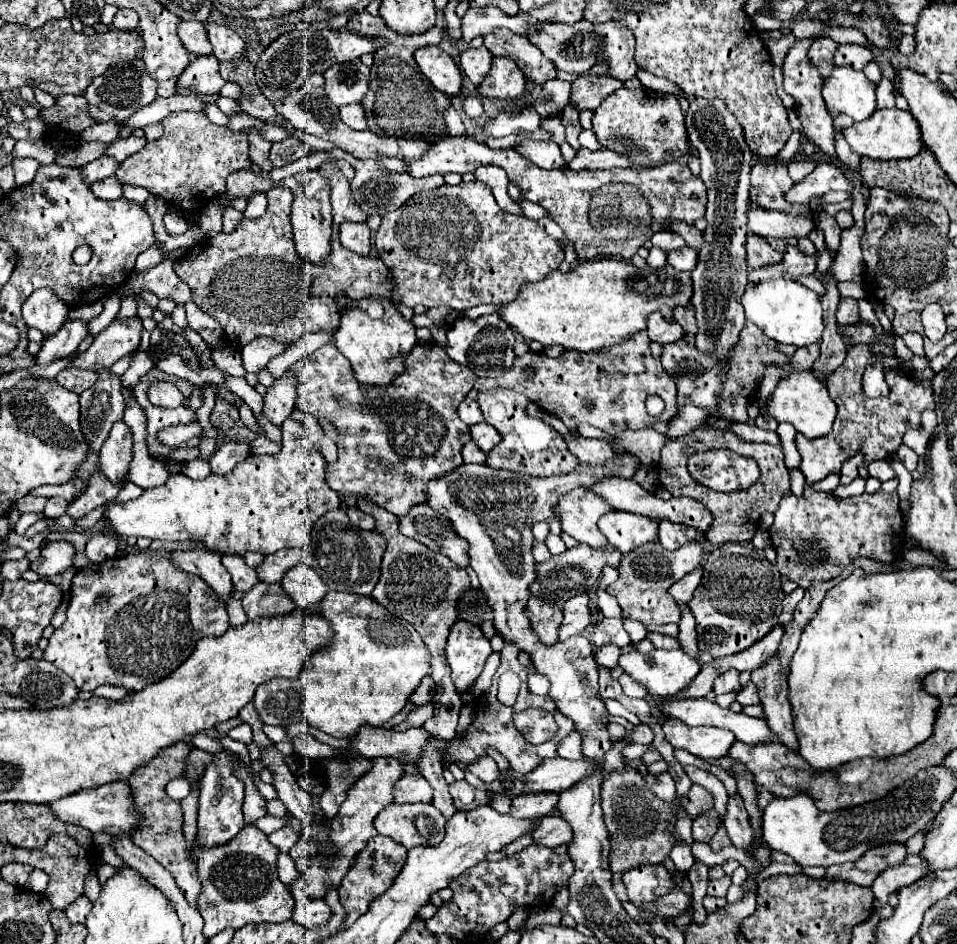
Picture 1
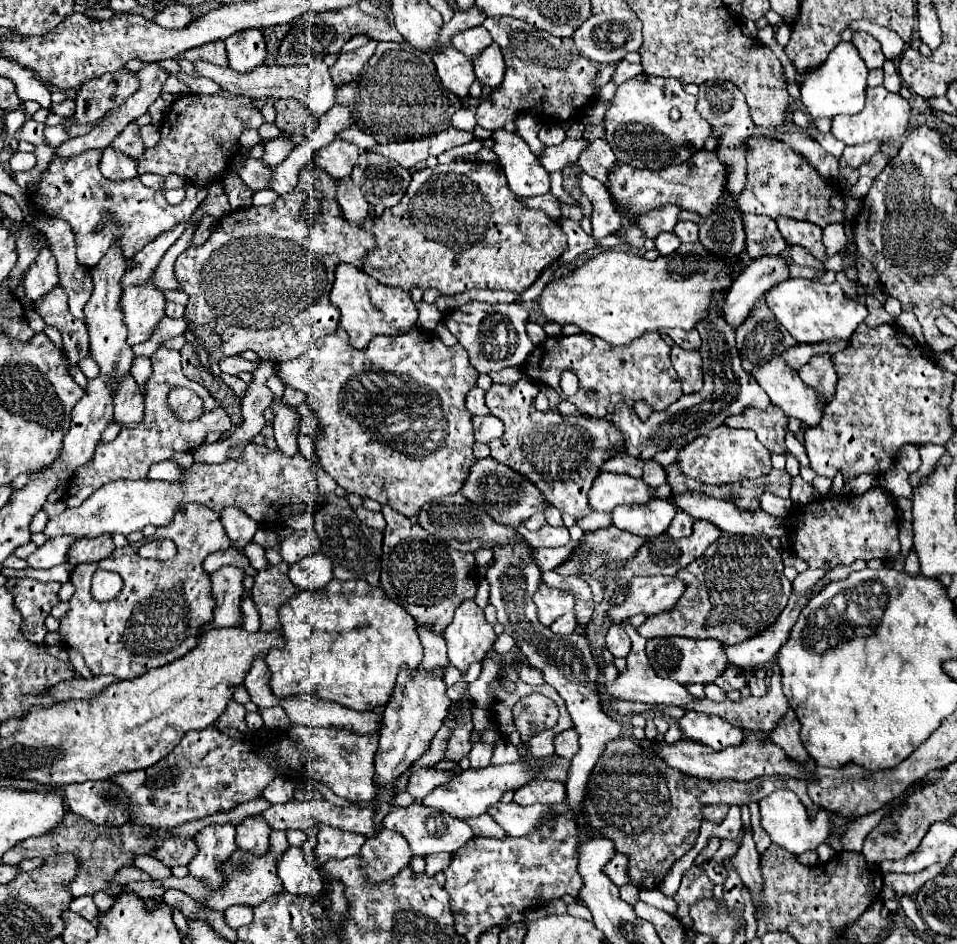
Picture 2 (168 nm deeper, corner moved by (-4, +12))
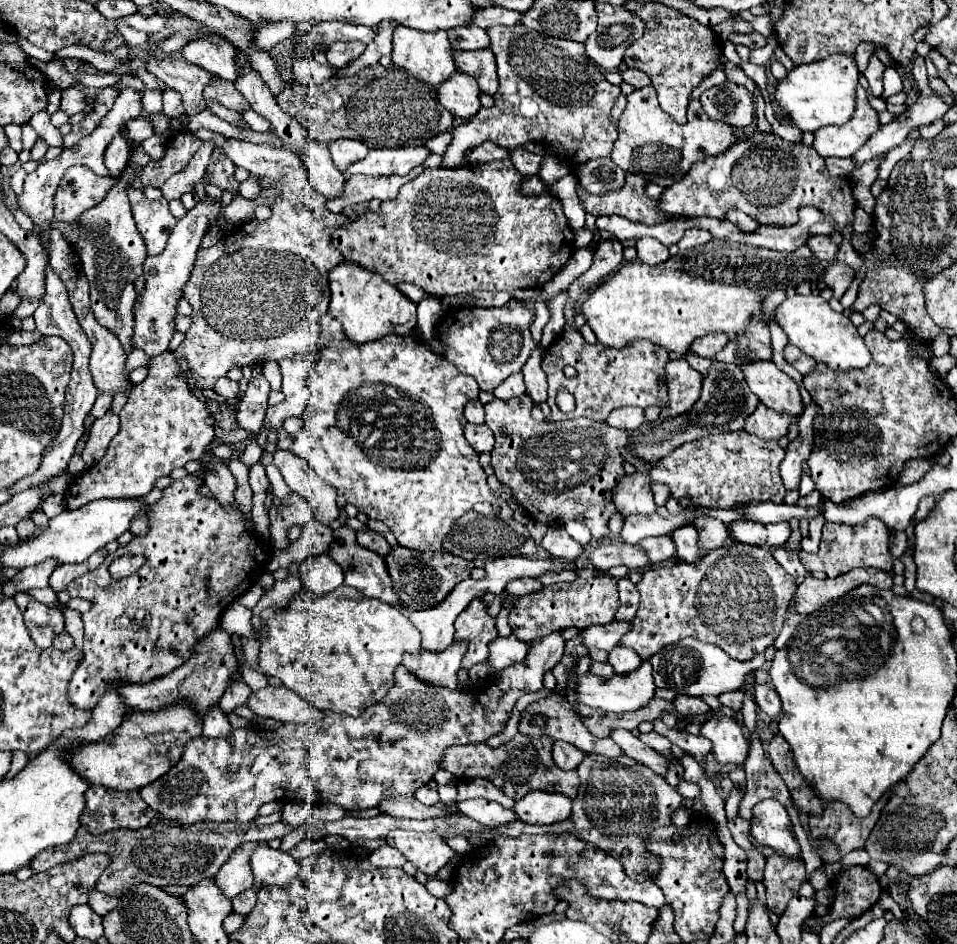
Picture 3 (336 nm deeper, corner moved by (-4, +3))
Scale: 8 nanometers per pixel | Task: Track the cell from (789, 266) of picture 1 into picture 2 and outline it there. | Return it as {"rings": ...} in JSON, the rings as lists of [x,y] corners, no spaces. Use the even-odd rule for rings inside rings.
{"rings":[[[779,255],[761,257],[761,259],[751,261],[745,267],[745,271],[739,277],[735,277],[733,287],[725,295],[725,301],[721,307],[725,321],[733,327],[739,327],[747,319],[759,295],[763,295],[773,285],[787,279],[787,267],[789,263],[781,259]]]}

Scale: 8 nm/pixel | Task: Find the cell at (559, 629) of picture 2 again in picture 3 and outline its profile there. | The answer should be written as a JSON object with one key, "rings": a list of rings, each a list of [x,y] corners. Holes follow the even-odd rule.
{"rings":[[[559,630],[535,640],[527,650],[525,662],[511,666],[505,674],[501,674],[501,678],[497,678],[497,682],[485,686],[483,704],[473,690],[433,690],[431,686],[417,682],[405,666],[399,666],[395,670],[395,686],[389,694],[375,706],[369,706],[369,710],[365,710],[359,718],[325,712],[325,722],[317,722],[317,726],[283,724],[275,730],[245,728],[233,730],[231,736],[224,738],[201,735],[189,740],[181,760],[167,772],[167,778],[161,776],[159,780],[143,786],[139,790],[141,798],[159,814],[159,818],[173,824],[197,824],[251,822],[261,804],[271,800],[303,800],[311,804],[319,798],[319,802],[333,802],[345,810],[365,810],[375,808],[393,796],[413,796],[419,786],[431,782],[435,772],[441,770],[441,760],[447,748],[467,742],[485,742],[489,736],[497,734],[505,726],[517,698],[527,692],[539,692],[543,688],[545,672],[563,658],[563,652],[565,638]]]}

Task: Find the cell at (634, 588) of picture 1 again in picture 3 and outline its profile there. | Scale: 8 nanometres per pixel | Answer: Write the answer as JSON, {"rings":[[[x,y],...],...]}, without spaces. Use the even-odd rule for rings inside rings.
{"rings":[[[697,518],[693,522],[693,526],[697,528],[699,532],[699,548],[701,548],[701,556],[705,552],[711,552],[715,548],[721,548],[727,540],[729,540],[729,530],[727,530],[727,524],[723,524],[721,520],[715,520],[715,518]]]}

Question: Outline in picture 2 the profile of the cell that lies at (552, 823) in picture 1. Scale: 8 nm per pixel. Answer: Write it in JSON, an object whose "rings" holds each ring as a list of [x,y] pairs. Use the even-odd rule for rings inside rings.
{"rings":[[[499,801],[497,805],[491,805],[487,809],[487,813],[511,837],[523,837],[523,835],[539,829],[543,819],[553,817],[549,813],[549,807],[547,805],[523,807],[523,805],[517,805],[515,801],[511,801],[511,803],[501,803]]]}

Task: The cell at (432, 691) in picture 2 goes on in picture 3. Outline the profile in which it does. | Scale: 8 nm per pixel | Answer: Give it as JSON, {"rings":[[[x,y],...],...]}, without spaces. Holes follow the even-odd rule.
{"rings":[[[455,642],[453,646],[449,646],[449,650],[445,650],[445,654],[427,654],[425,650],[419,656],[405,654],[403,666],[407,666],[411,674],[415,674],[419,680],[423,680],[429,686],[455,690],[457,670],[461,668],[463,654],[465,654],[465,644]]]}

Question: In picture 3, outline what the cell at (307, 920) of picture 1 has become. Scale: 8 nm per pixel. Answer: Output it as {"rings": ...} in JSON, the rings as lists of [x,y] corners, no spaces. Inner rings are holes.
{"rings":[[[261,844],[253,856],[251,856],[251,868],[253,868],[253,876],[255,876],[255,886],[263,888],[263,886],[291,886],[293,880],[299,876],[299,862],[289,856],[287,852],[281,850],[273,850],[265,844]]]}

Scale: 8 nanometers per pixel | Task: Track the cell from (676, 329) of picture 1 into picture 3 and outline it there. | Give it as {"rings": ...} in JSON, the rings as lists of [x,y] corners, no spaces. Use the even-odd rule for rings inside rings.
{"rings":[[[687,352],[685,354],[685,360],[697,370],[697,372],[701,372],[701,374],[707,374],[707,370],[709,370],[709,366],[711,366],[711,360],[707,358],[701,358],[701,356],[695,356],[695,354],[691,354],[691,352]]]}

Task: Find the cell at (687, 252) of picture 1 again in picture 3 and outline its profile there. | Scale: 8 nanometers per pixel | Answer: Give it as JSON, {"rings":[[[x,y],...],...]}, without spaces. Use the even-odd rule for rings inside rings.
{"rings":[[[641,238],[641,240],[637,240],[635,248],[637,248],[637,254],[639,254],[639,260],[645,262],[645,264],[651,264],[651,266],[661,264],[669,258],[667,246],[663,246],[655,238]]]}

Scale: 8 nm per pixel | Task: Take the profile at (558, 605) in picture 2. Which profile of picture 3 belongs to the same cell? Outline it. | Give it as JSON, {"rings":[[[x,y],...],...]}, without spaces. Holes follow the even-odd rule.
{"rings":[[[581,568],[577,570],[577,574],[579,578],[575,582],[543,586],[539,592],[517,600],[515,610],[509,614],[509,624],[519,640],[529,642],[547,636],[553,630],[565,630],[569,626],[587,628],[593,624],[609,624],[615,620],[615,612],[619,608],[617,580],[593,568]]]}

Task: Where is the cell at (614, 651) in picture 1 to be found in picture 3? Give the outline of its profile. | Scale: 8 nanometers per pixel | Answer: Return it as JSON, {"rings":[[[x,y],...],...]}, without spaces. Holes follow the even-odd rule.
{"rings":[[[615,646],[611,652],[609,652],[609,662],[613,664],[615,672],[629,672],[629,670],[635,670],[639,664],[641,664],[641,658],[637,656],[635,650],[629,650],[625,646]]]}

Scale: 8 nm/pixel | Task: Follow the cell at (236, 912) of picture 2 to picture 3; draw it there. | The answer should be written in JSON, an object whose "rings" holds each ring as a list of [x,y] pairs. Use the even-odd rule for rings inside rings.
{"rings":[[[249,888],[245,890],[243,894],[237,894],[233,898],[233,914],[239,914],[243,918],[247,918],[255,906],[255,900],[257,900],[257,888]]]}

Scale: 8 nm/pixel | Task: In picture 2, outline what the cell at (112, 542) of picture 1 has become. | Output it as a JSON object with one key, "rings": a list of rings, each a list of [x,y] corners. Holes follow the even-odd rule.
{"rings":[[[101,535],[97,539],[75,539],[69,553],[67,561],[69,565],[79,565],[79,563],[97,563],[113,553],[115,545],[109,535]]]}

